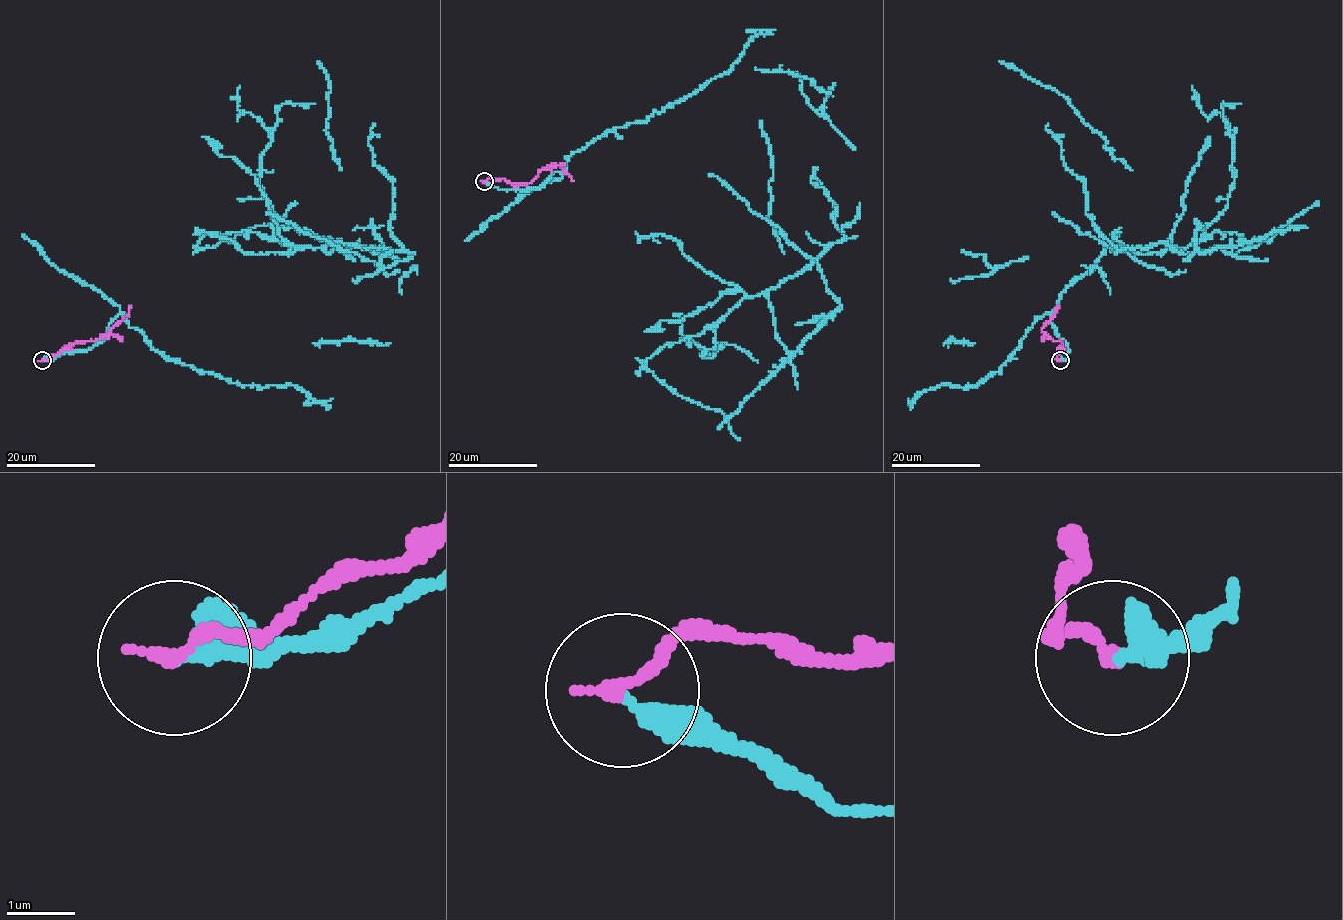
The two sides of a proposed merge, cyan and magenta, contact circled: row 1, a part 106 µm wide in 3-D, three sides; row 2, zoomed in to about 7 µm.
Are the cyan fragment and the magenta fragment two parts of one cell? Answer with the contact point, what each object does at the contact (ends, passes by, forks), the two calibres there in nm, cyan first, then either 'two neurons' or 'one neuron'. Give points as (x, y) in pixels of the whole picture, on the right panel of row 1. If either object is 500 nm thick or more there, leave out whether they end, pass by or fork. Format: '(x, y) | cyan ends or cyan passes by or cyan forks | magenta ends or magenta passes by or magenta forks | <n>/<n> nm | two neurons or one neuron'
(1060, 360) | cyan ends | magenta ends | 340/240 nm | two neurons

